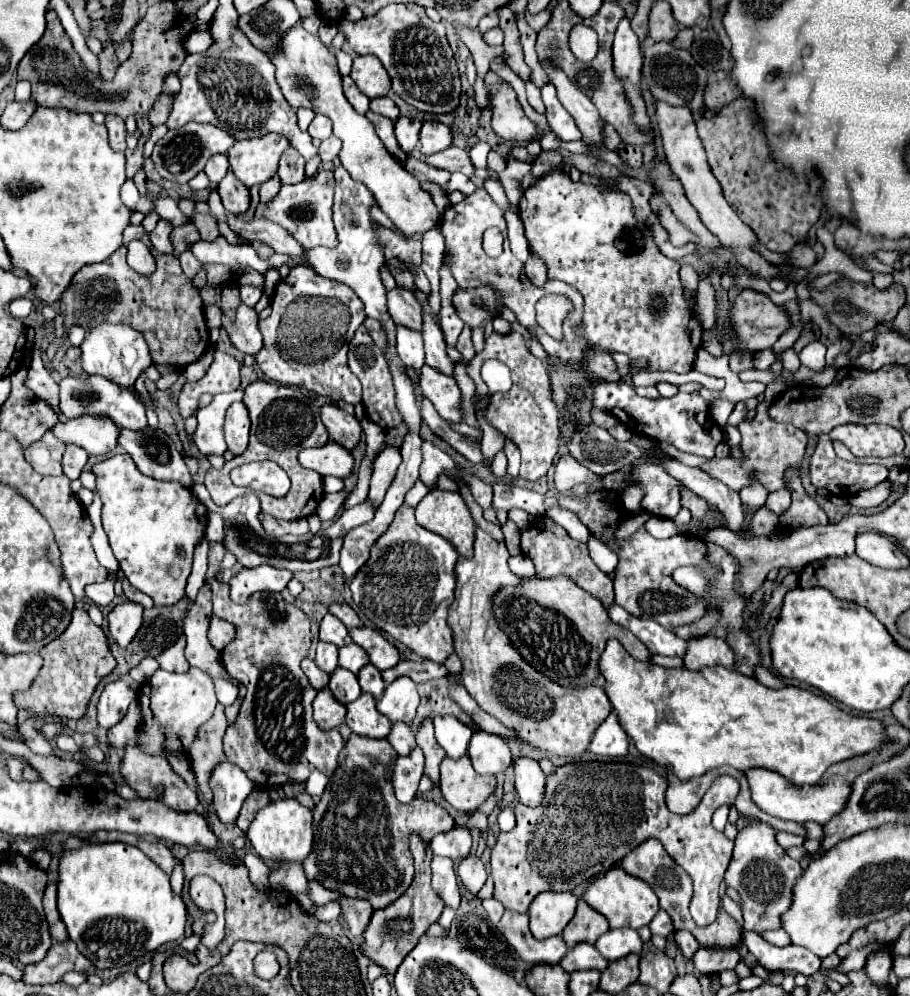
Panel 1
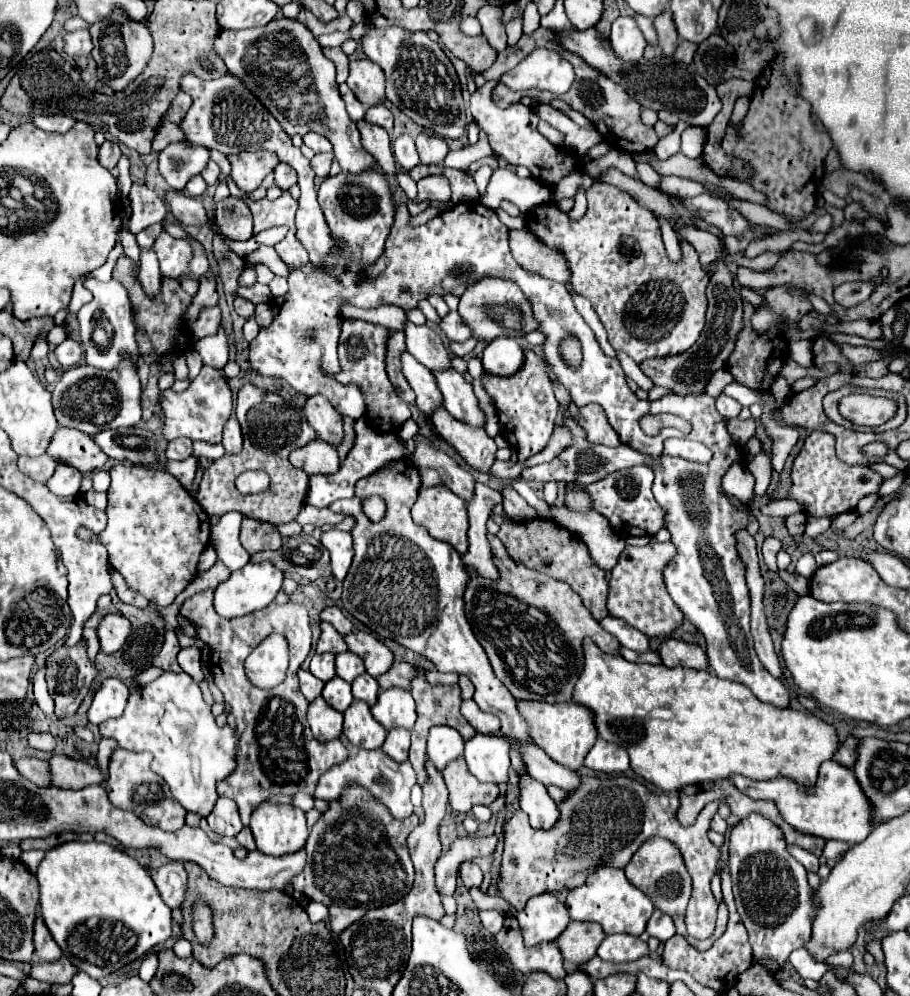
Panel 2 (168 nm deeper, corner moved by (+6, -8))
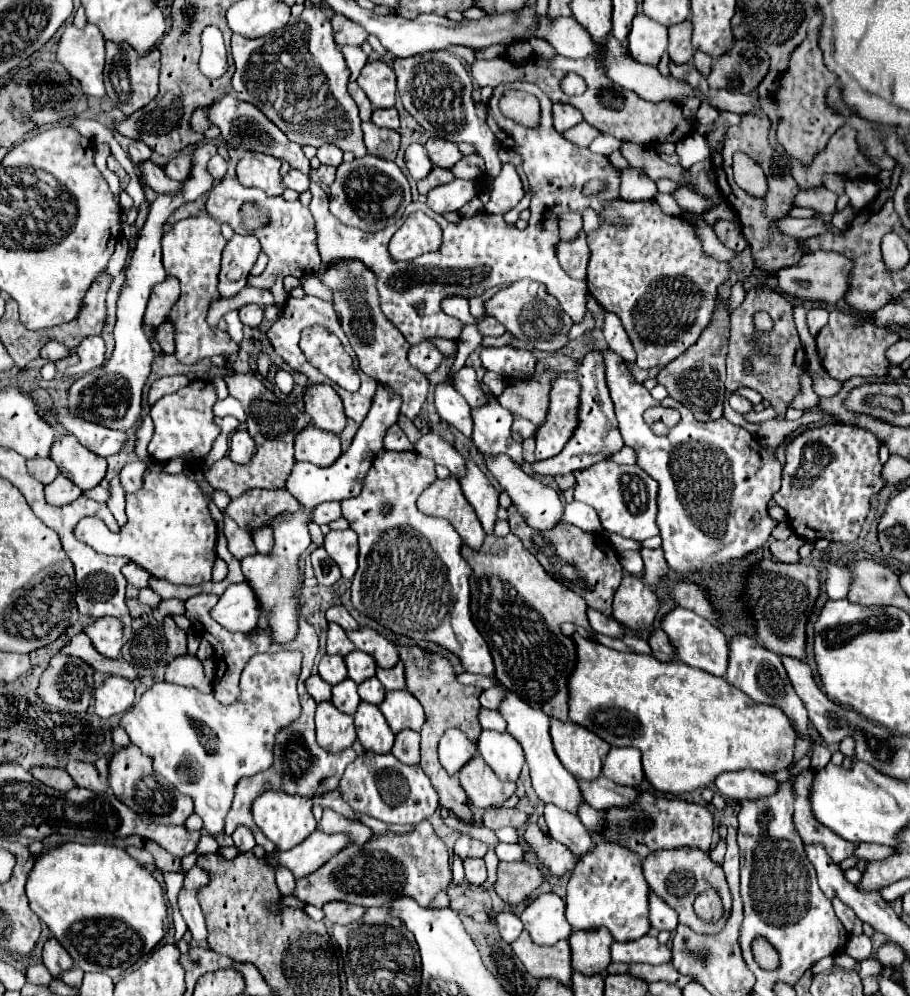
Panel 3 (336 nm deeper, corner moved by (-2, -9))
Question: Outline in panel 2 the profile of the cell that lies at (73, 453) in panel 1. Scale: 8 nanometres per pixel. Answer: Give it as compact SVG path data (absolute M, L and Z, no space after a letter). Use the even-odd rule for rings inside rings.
M60 462L56 466L54 476L46 482L46 486L56 496L74 496L80 490L80 482L82 482L82 474L76 468L70 468L68 464Z

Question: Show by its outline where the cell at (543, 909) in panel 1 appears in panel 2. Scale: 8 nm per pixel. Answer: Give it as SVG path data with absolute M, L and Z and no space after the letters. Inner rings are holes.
M538 894L530 898L526 908L520 910L516 918L520 922L526 946L556 940L570 922L566 904L560 902L556 894Z

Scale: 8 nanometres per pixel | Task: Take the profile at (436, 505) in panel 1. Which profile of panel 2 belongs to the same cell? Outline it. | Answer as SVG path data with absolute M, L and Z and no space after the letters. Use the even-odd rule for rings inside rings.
M446 486L422 488L412 506L412 520L424 526L436 540L448 542L458 554L468 550L468 516L466 502L450 492Z

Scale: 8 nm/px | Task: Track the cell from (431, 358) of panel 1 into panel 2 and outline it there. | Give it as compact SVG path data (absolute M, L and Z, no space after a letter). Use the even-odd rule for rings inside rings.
M448 368L448 372L432 372L436 378L436 384L444 396L446 410L472 426L484 424L484 414L478 408L478 400L472 392L472 386L458 374L454 368Z

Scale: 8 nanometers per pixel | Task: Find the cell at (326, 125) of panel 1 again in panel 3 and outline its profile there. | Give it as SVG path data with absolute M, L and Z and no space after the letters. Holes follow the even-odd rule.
M322 145L318 149L318 159L320 159L320 163L338 167L342 163L342 151L336 145Z

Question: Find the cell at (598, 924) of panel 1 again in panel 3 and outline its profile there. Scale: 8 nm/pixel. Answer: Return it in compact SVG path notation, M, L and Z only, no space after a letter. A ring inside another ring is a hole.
M608 929L576 931L570 939L572 969L584 975L606 975L606 967L612 963L610 945L614 937Z

